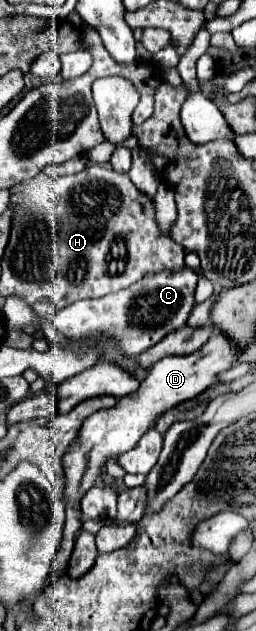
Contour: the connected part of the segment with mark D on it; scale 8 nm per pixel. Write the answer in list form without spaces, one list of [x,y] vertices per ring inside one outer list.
[[[214,333],[208,343],[198,349],[192,355],[186,357],[164,357],[160,359],[152,371],[148,373],[148,377],[140,383],[138,391],[118,399],[118,403],[106,411],[96,411],[94,415],[90,415],[80,429],[80,437],[76,441],[76,445],[66,453],[64,457],[64,469],[66,469],[66,527],[64,527],[64,541],[62,541],[62,549],[58,551],[54,563],[52,563],[52,577],[60,577],[60,573],[66,567],[66,561],[72,553],[72,545],[74,545],[74,533],[80,529],[82,525],[82,513],[80,513],[80,499],[82,495],[94,485],[94,481],[100,475],[100,467],[106,463],[106,459],[110,455],[120,455],[128,449],[132,449],[138,439],[152,429],[154,419],[158,419],[158,415],[164,415],[166,411],[174,409],[178,403],[184,403],[186,399],[198,397],[202,391],[206,391],[214,381],[216,375],[228,367],[232,367],[236,361],[236,347],[222,335],[222,333]]]

